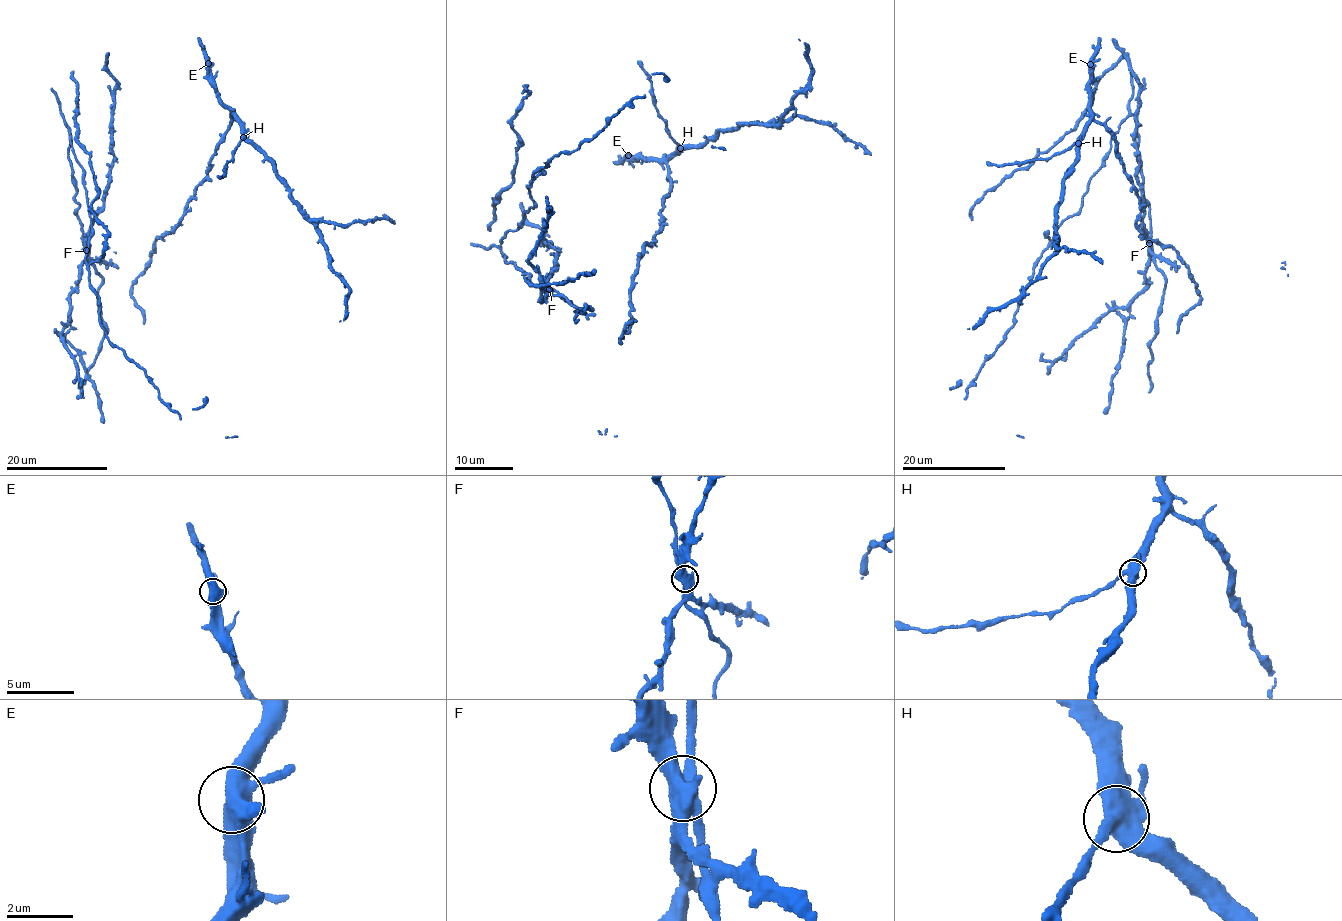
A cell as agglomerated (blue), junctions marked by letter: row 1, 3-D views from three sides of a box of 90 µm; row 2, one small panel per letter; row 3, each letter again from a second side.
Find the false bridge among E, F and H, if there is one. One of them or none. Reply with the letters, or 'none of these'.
none of these

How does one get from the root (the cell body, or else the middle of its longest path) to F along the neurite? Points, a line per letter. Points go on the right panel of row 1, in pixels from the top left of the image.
F: (1158, 255), (1150, 249), (1149, 243)

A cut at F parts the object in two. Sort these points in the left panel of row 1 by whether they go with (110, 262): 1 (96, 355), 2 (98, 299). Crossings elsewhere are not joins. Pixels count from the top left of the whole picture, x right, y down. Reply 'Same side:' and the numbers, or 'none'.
Same side: none

